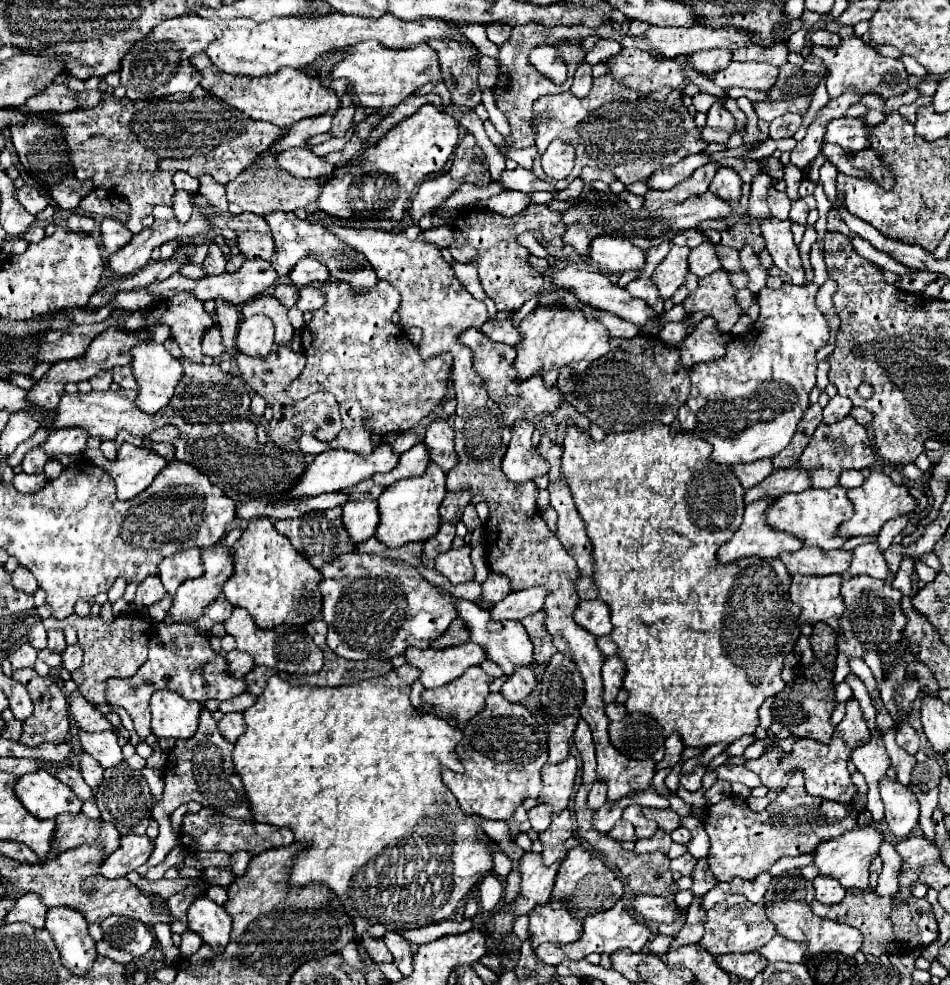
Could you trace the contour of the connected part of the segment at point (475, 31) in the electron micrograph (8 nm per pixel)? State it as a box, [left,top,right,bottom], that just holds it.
[456,22,498,58]

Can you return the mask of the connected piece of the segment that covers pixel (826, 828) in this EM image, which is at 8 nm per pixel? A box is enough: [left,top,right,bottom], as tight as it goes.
[706,770,866,882]

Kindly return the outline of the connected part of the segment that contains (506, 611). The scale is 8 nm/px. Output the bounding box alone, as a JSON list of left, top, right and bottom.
[492,588,550,620]

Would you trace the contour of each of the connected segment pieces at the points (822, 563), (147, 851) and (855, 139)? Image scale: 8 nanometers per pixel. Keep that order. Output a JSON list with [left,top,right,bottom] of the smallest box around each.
[[780,548,852,576],[100,834,154,878],[826,118,870,152]]

